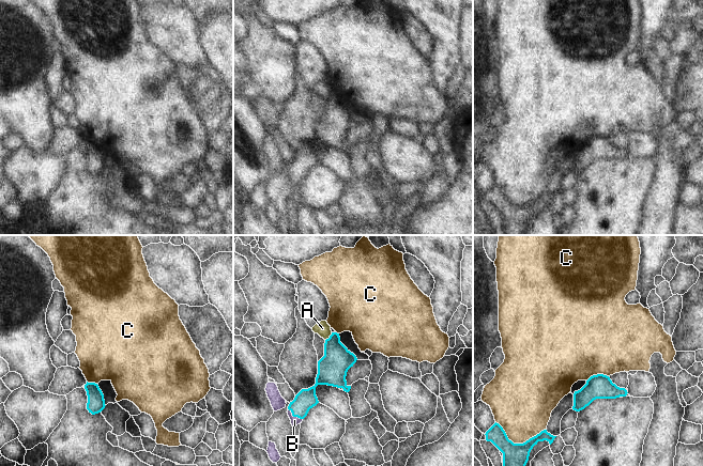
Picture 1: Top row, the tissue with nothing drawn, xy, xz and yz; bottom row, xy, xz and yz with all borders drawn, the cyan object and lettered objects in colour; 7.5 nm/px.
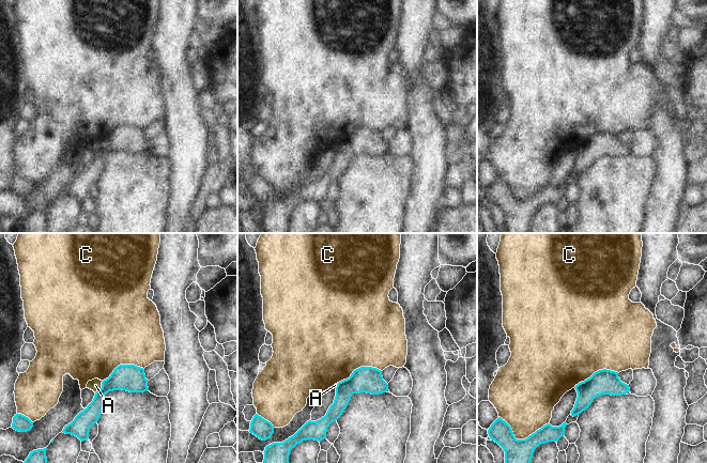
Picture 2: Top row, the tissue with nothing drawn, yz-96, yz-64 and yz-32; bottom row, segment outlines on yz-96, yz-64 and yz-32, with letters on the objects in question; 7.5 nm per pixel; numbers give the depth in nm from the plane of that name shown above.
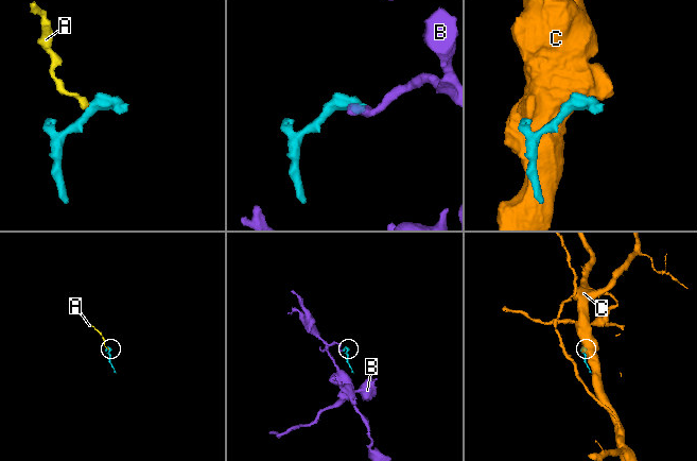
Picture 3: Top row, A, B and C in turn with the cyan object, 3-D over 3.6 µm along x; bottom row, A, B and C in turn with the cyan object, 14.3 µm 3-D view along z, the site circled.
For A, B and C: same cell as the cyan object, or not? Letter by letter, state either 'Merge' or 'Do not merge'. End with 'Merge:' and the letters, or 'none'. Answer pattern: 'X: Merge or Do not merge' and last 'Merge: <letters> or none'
A: Do not merge
B: Merge
C: Do not merge
Merge: B

